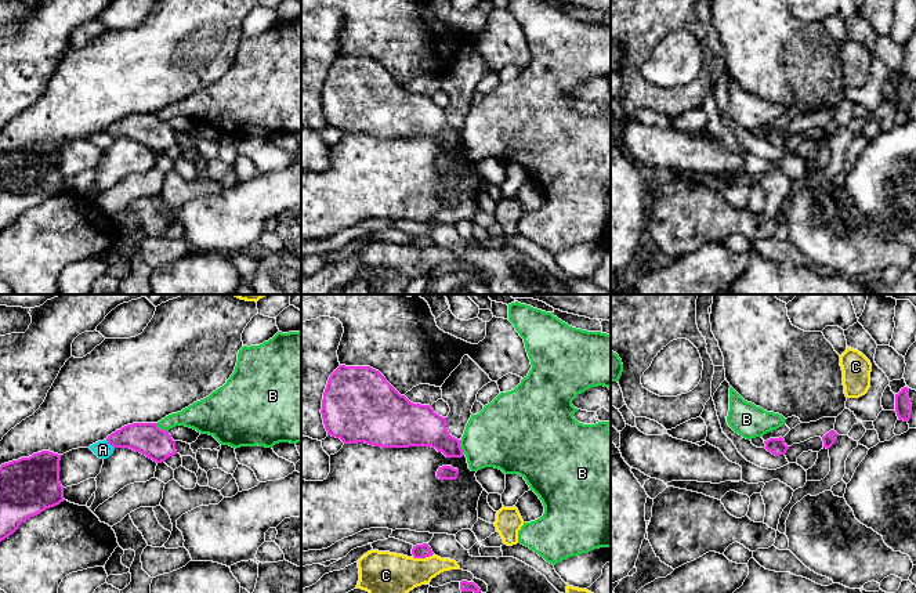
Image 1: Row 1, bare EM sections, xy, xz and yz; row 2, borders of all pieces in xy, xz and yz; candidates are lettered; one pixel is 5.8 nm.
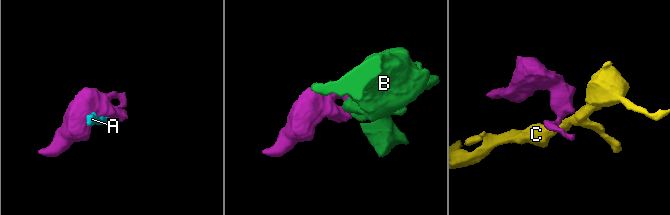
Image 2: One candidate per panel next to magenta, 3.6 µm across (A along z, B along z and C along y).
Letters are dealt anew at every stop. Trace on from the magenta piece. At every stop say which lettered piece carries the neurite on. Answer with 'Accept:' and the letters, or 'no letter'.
Accept: no letter

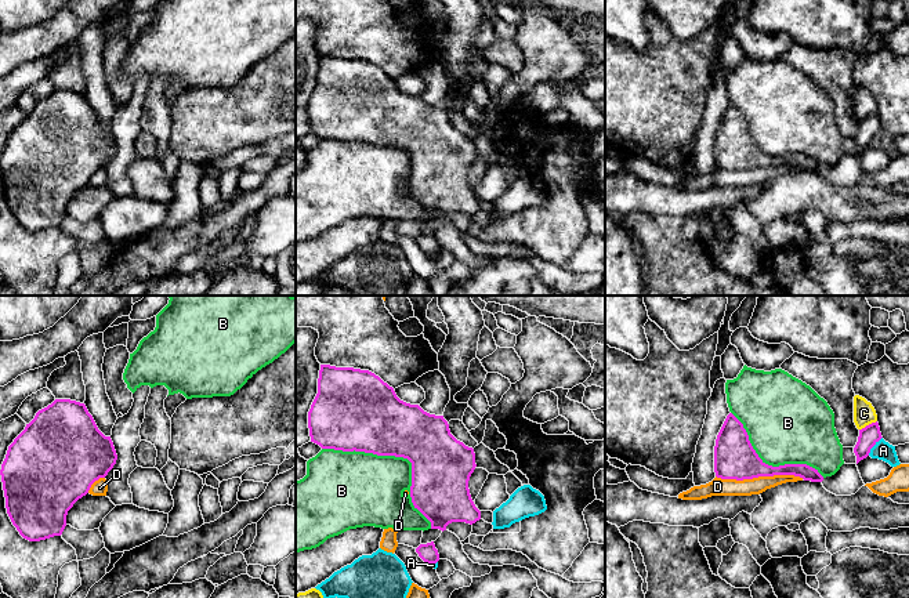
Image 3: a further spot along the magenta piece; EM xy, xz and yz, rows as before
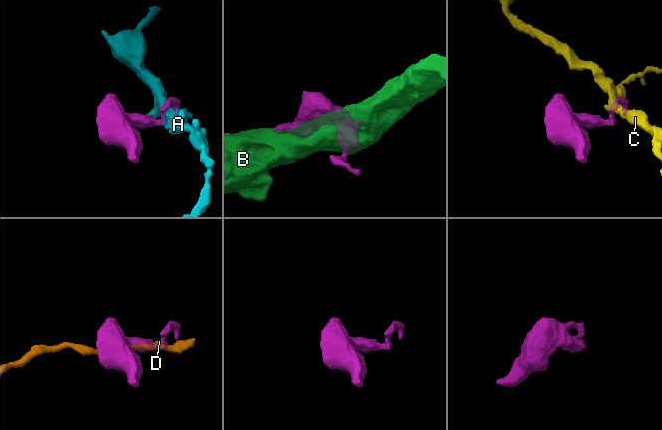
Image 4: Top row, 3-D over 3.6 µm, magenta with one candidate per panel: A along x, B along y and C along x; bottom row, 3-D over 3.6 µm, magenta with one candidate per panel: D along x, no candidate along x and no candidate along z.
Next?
Accept: no letter

